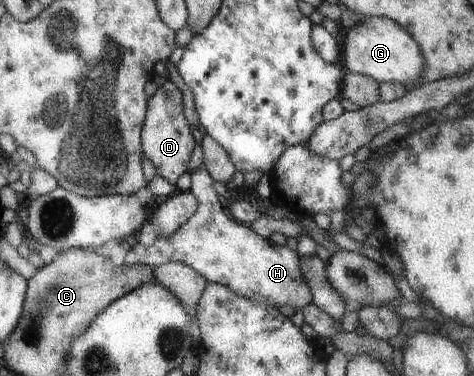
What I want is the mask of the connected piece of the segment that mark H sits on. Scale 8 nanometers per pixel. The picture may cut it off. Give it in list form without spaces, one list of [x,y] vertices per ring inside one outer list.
[[[200,163],[191,172],[189,192],[196,197],[198,205],[188,221],[174,233],[156,237],[148,246],[129,241],[124,264],[144,264],[152,268],[168,262],[183,263],[200,273],[207,282],[228,287],[232,293],[246,297],[256,305],[263,300],[275,308],[290,305],[298,310],[310,304],[312,296],[300,273],[300,258],[296,251],[292,252],[286,244],[276,245],[269,238],[261,238],[250,226],[227,217],[213,184],[212,177]]]

